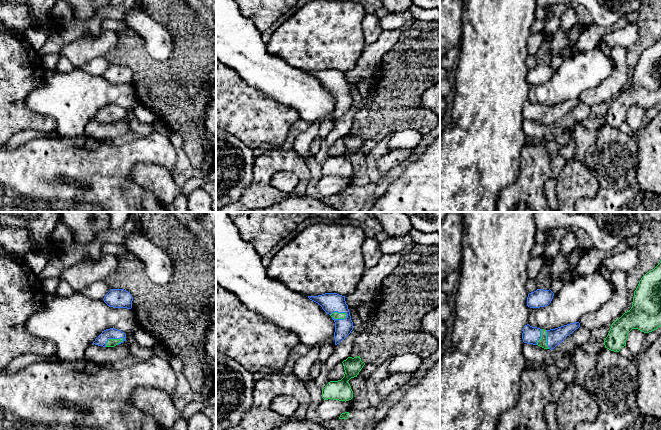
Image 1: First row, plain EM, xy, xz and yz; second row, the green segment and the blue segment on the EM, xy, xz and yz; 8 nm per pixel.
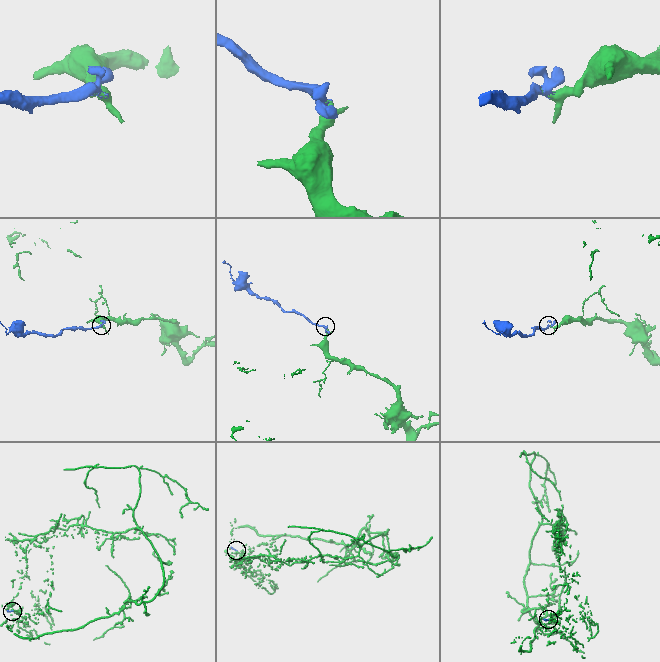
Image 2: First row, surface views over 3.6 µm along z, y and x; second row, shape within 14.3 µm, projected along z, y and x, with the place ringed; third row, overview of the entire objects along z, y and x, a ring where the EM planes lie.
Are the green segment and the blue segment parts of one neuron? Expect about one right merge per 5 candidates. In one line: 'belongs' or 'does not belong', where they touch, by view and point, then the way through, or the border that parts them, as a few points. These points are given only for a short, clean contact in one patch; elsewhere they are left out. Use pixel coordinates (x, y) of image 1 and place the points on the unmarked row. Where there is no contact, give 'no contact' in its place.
belongs; meets green in xz at (339, 89); runs through xz (335, 91), (339, 89), (330, 78)

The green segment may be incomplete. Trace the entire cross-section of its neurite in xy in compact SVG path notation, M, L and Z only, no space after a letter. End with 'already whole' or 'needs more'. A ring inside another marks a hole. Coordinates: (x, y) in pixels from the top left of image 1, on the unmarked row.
M110 104L104 106L93 118L93 120L103 123L114 123L126 117L126 110L121 106Z; needs more

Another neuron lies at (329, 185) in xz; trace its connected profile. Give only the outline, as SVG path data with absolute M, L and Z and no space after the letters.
M352 174L349 177L323 176L317 183L317 193L322 197L329 197L339 194L342 189L353 187L356 177Z

